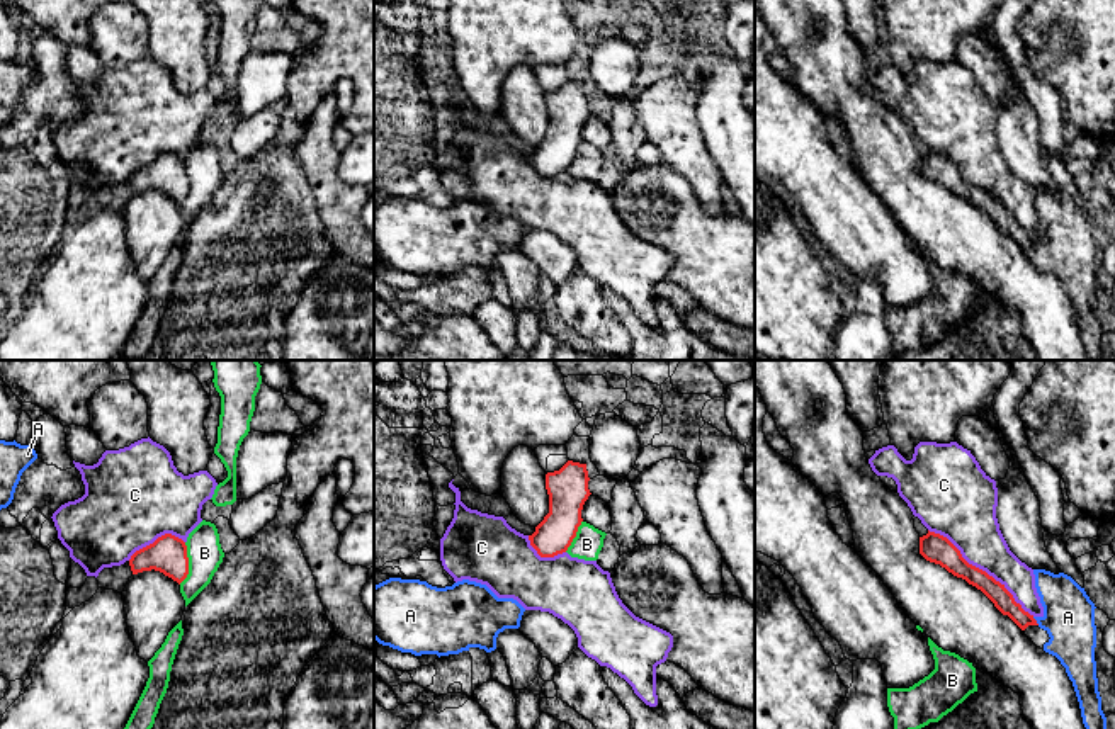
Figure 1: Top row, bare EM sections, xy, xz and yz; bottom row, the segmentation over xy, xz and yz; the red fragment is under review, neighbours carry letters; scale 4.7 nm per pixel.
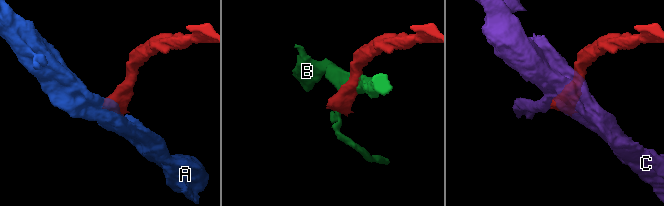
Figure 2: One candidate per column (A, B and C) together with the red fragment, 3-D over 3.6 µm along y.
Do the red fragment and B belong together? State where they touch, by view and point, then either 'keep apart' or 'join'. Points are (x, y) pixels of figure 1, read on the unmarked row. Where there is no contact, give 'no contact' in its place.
xy (187, 182) | keep apart

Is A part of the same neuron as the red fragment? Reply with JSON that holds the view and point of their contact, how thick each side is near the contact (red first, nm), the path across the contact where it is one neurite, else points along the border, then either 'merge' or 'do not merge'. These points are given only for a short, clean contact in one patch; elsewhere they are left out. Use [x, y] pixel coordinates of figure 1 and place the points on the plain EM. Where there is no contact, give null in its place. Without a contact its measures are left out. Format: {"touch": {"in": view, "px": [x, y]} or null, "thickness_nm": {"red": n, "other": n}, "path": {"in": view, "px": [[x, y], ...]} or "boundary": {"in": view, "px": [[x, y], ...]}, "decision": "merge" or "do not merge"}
{"touch": {"in": "yz", "px": [1035, 240]}, "thickness_nm": {"red": 100, "other": 240}, "decision": "merge"}

